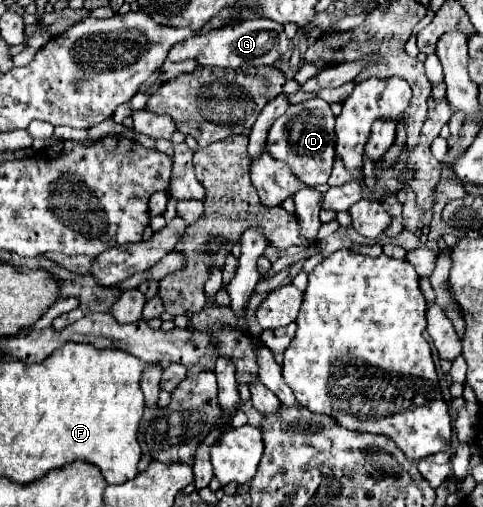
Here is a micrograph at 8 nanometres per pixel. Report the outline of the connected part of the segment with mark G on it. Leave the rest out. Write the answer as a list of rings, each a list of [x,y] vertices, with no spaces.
[[[249,19],[235,25],[227,25],[225,29],[211,31],[207,35],[195,35],[185,43],[177,43],[169,51],[171,61],[195,59],[201,67],[223,67],[223,69],[239,69],[247,65],[273,65],[279,61],[289,49],[289,39],[279,23],[269,19]]]

